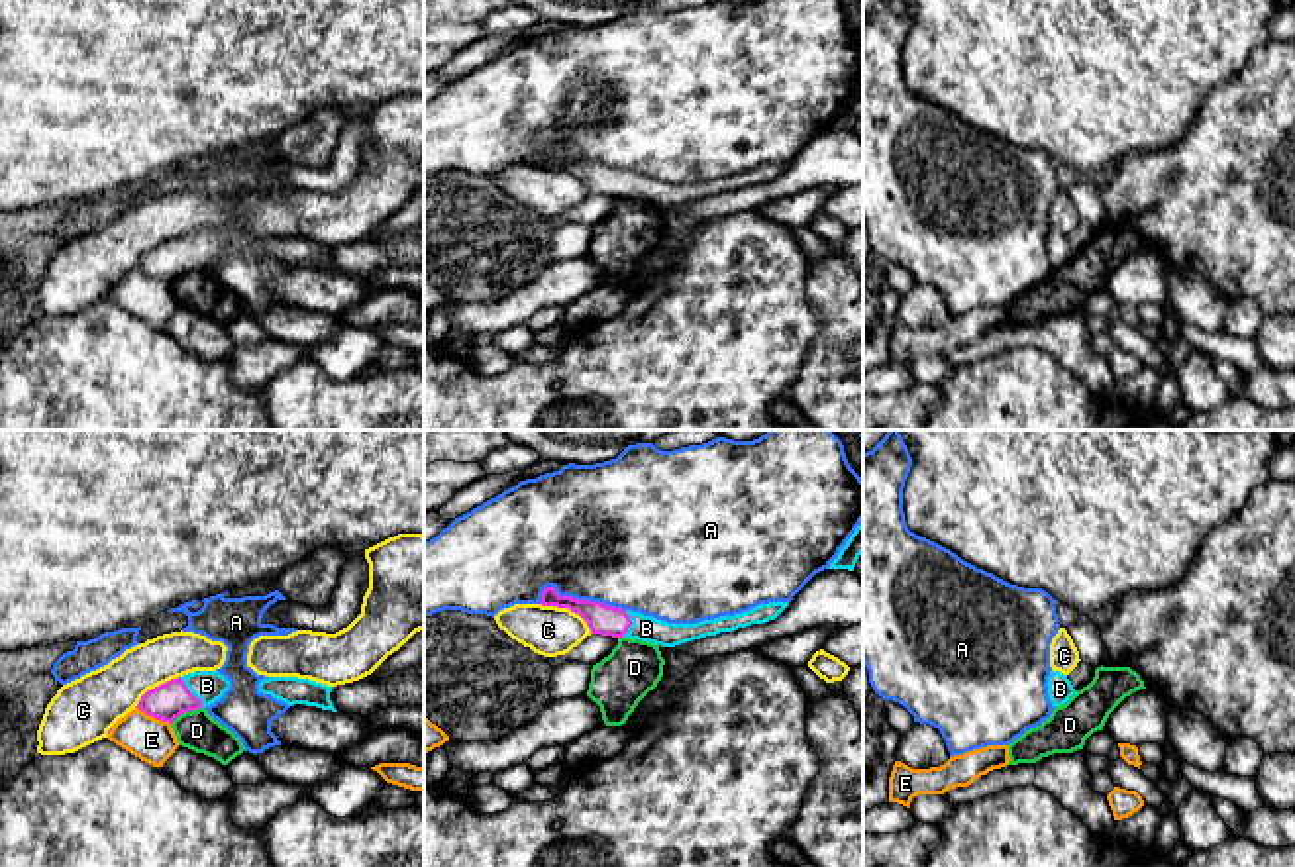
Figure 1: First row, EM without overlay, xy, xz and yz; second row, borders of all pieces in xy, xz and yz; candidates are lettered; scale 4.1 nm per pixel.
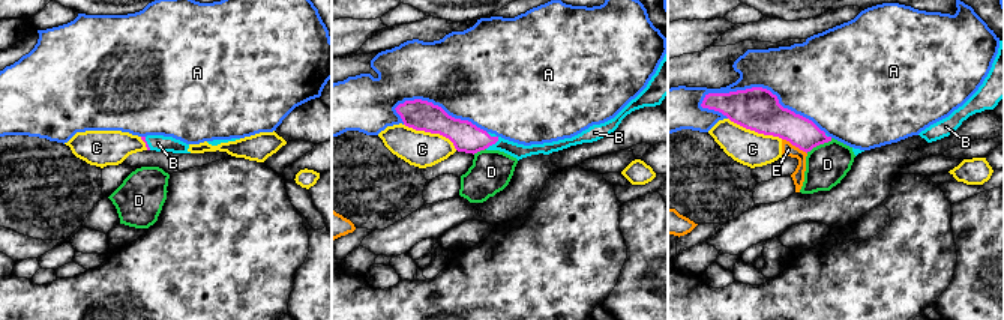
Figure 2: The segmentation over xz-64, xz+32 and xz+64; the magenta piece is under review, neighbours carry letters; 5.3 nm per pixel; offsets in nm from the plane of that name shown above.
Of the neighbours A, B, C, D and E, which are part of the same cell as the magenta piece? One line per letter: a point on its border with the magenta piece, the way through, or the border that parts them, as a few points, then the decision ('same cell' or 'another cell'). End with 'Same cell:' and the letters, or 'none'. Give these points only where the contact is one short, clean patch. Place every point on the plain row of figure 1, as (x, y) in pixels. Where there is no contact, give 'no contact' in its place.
A: meets magenta in xz at (579, 161); another cell
B: meets magenta in xy at (191, 254); runs through xy (171, 259), (191, 254), (207, 246); same cell
C: meets magenta in xz at (568, 167); another cell
D: meets magenta in xy at (185, 271); border along xy (201, 267), (181, 273), (171, 285); another cell
E: meets magenta in xy at (154, 277); another cell
Same cell: B

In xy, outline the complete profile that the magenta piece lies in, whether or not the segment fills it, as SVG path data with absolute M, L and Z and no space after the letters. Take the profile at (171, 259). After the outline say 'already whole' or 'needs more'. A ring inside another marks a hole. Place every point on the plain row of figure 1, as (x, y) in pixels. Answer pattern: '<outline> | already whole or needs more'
M194 231L147 251L137 269L173 284L184 273L214 265L228 249L230 241L218 231Z | needs more

